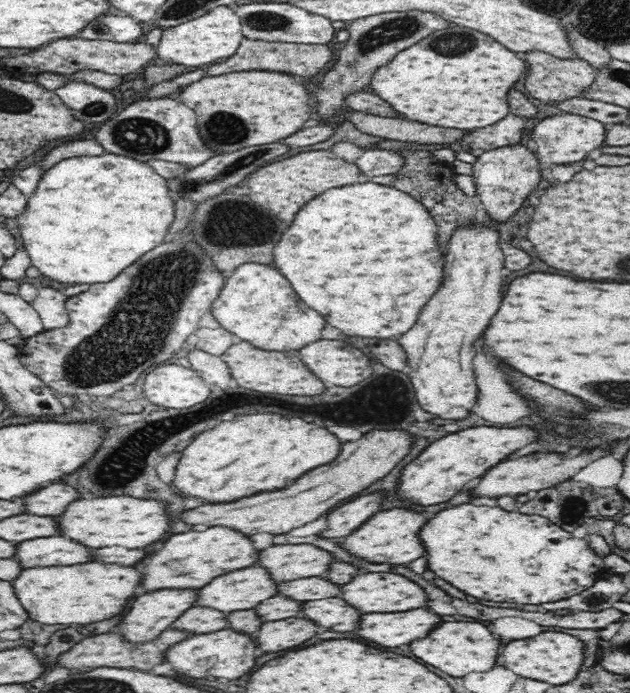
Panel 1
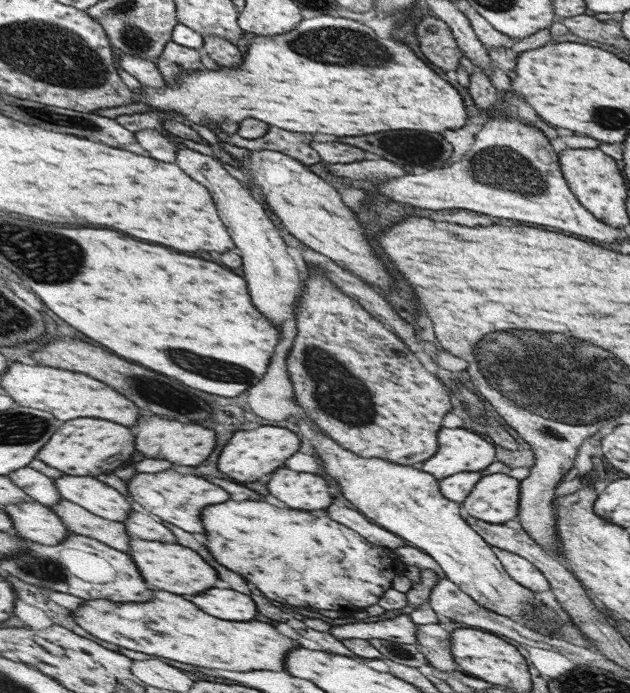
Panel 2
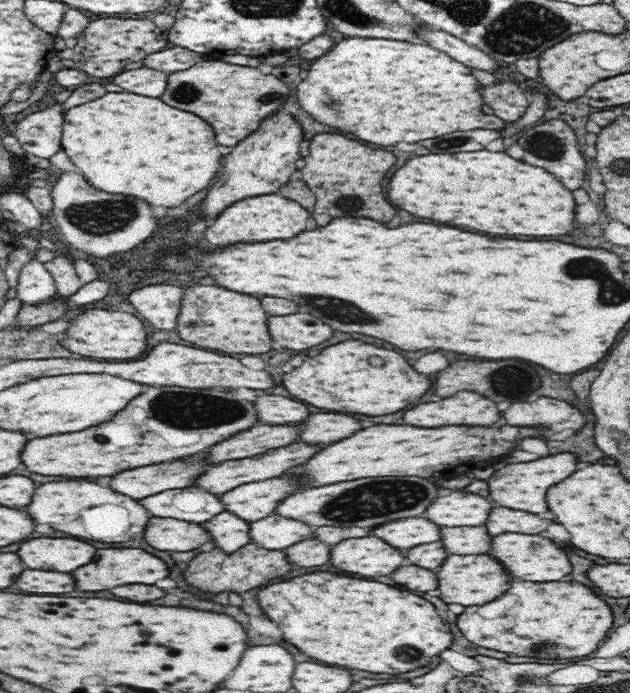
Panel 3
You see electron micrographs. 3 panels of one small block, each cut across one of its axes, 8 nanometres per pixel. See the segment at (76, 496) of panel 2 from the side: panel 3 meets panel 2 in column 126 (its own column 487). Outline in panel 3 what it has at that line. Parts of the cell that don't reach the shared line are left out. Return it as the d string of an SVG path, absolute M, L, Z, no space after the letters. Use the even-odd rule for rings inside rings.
M450 491L440 494L440 496L429 504L425 510L424 516L432 520L434 524L440 527L450 526L478 526L484 525L489 519L490 509L494 508L495 504L489 498L480 497L471 492Z

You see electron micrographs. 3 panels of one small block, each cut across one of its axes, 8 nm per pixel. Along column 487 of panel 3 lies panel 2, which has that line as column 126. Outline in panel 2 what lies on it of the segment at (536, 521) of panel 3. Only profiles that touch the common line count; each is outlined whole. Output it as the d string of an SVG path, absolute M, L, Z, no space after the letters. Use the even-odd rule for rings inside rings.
M130 512L129 519L124 522L126 533L131 540L134 538L142 540L165 541L168 544L176 544L176 536L163 524L156 522L152 516L142 512Z

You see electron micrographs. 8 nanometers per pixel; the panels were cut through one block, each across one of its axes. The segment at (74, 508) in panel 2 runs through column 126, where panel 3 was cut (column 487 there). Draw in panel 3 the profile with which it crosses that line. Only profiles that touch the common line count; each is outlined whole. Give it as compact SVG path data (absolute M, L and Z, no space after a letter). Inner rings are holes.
M485 524L441 527L441 541L449 555L489 553L492 538Z

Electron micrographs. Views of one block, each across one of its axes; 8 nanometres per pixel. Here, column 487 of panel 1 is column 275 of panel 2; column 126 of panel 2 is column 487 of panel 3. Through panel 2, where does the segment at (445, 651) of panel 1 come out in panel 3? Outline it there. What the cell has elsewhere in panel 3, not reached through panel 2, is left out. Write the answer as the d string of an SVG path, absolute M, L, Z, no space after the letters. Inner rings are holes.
M514 580L510 588L482 606L466 607L457 616L458 628L476 646L496 650L496 655L532 656L532 658L564 658L561 662L574 661L578 656L588 656L594 652L607 638L606 632L612 628L612 612L604 600L598 598L588 586L578 582L518 582Z

